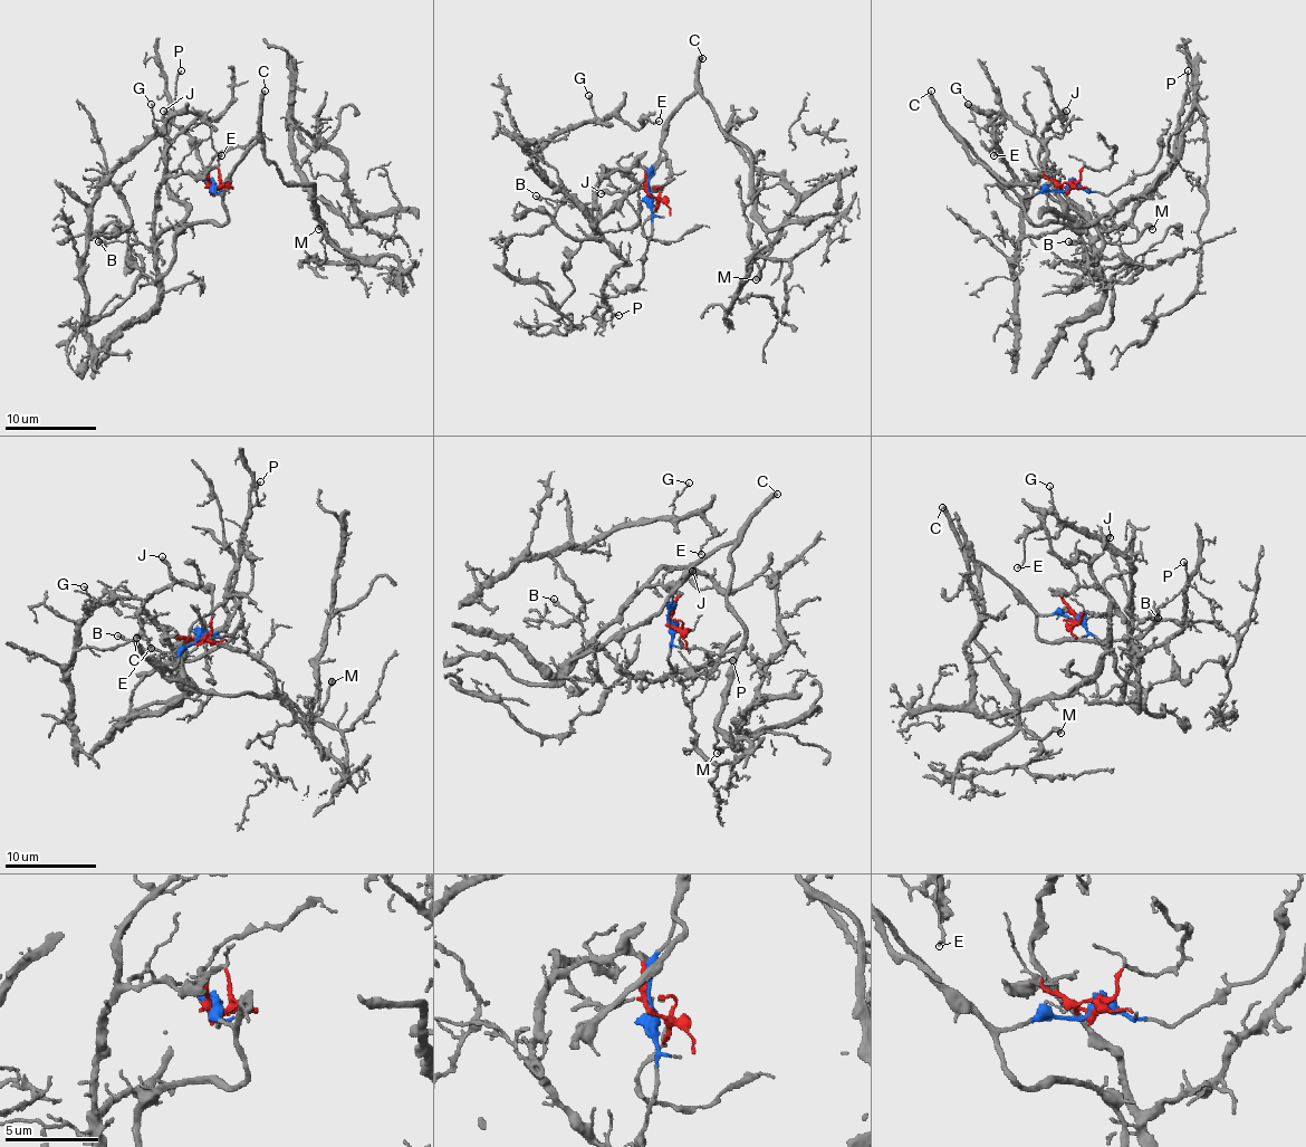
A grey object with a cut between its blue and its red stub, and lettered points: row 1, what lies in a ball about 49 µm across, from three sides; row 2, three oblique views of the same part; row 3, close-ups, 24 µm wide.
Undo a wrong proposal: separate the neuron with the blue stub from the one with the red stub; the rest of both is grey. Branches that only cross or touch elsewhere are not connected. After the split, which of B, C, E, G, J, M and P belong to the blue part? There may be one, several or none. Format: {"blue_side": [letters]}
{"blue_side": ["C", "M"]}

